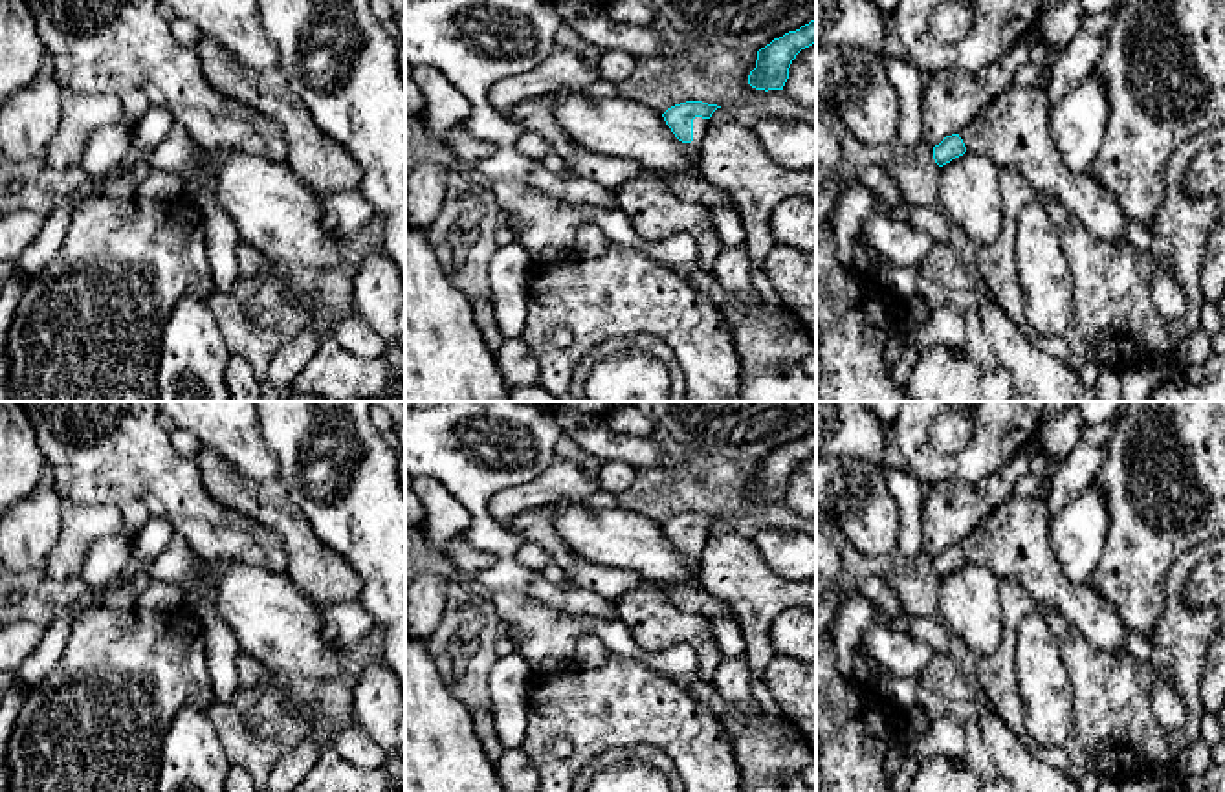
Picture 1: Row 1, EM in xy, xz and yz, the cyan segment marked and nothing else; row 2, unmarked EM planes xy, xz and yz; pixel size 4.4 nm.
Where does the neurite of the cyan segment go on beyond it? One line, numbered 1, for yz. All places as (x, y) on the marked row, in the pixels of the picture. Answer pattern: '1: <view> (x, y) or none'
1: yz (1013, 131)

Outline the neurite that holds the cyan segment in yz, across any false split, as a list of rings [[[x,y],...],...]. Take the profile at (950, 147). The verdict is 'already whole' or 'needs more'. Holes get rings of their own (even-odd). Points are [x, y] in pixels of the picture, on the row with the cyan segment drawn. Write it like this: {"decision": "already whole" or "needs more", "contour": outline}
{"decision": "needs more", "contour": [[[1010,86],[994,97],[959,134],[933,147],[939,167],[976,152],[999,169],[1018,170],[1040,198],[1065,205],[1082,227],[1108,242],[1126,240],[1128,216],[1115,196],[1089,172],[1071,172],[1056,154],[1049,134],[1047,88]]]}

